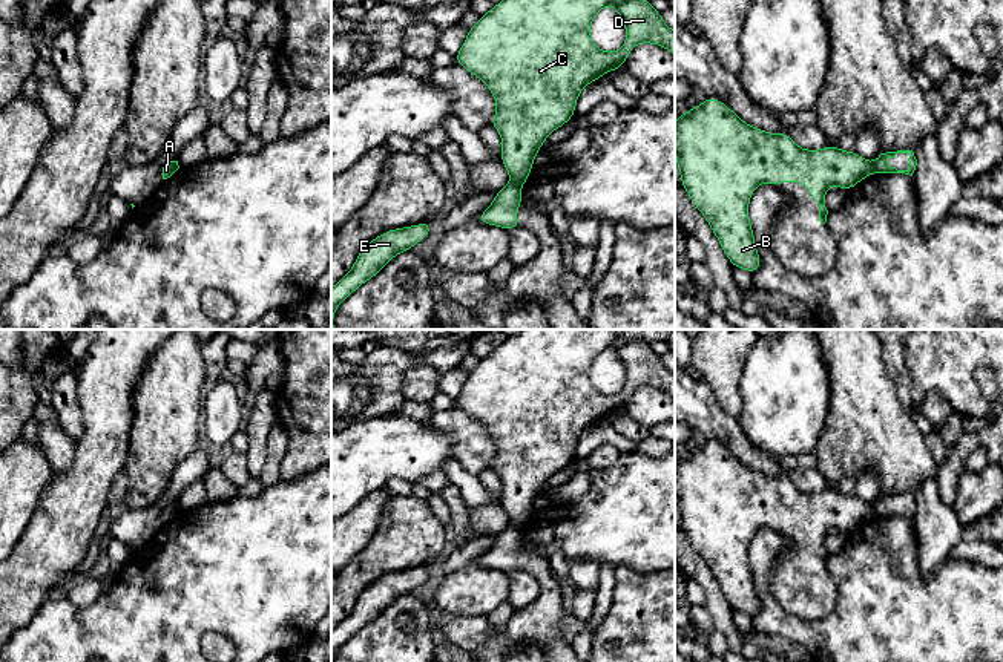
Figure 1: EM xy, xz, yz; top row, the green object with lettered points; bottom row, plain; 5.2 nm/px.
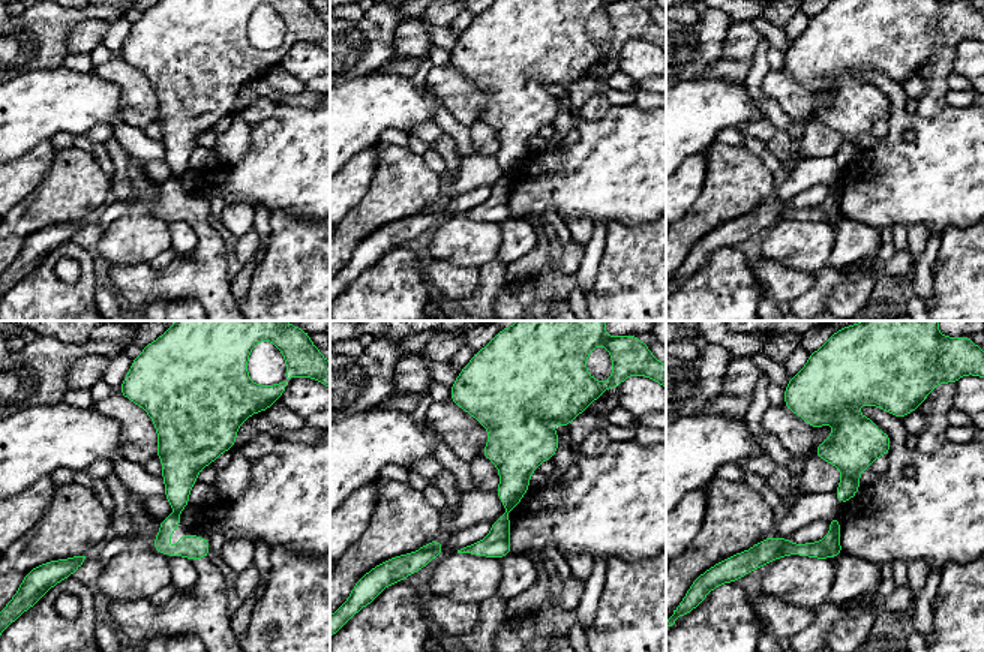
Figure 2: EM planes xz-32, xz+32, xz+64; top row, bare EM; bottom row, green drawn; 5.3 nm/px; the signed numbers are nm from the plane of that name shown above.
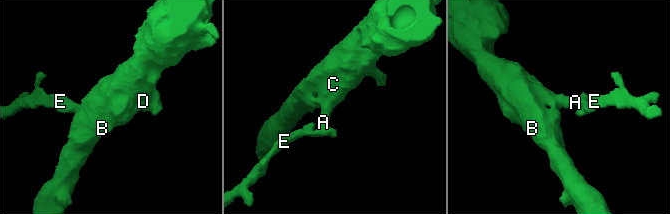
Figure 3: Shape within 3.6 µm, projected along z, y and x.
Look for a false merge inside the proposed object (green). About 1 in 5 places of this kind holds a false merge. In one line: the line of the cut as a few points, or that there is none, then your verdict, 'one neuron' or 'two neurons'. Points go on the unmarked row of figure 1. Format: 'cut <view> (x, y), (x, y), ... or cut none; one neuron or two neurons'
cut xz (511, 523), (520, 529); two neurons

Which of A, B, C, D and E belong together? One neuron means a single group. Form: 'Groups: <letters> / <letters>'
Groups: A E / B C D

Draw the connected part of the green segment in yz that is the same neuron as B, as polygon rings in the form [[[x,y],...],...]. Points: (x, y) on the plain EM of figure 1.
[[[707,440],[695,452],[678,458],[675,466],[676,509],[681,529],[693,549],[702,556],[735,611],[755,618],[761,601],[755,590],[755,578],[748,561],[748,544],[759,527],[799,524],[810,530],[810,542],[819,546],[819,564],[827,565],[825,536],[830,527],[851,533],[873,516],[868,506],[856,495],[844,495],[834,487],[819,493],[801,492],[788,477],[768,477],[744,466],[721,443]]]

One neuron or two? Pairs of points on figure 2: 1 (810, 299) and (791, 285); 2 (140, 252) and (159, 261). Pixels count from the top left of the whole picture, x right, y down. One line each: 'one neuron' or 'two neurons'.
1: two neurons
2: two neurons

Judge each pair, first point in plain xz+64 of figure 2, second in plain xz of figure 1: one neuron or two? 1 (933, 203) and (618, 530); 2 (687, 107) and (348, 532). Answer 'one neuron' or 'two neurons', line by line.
1: one neuron
2: two neurons

